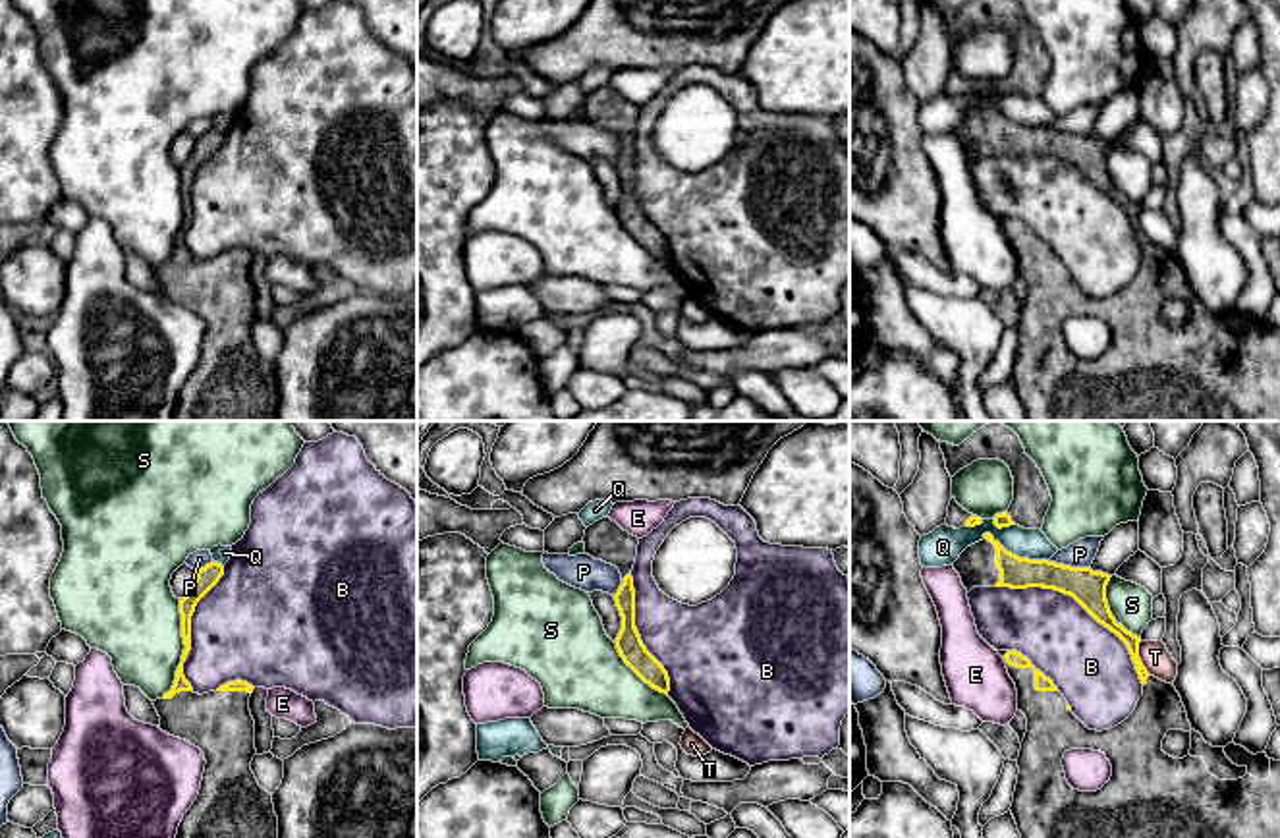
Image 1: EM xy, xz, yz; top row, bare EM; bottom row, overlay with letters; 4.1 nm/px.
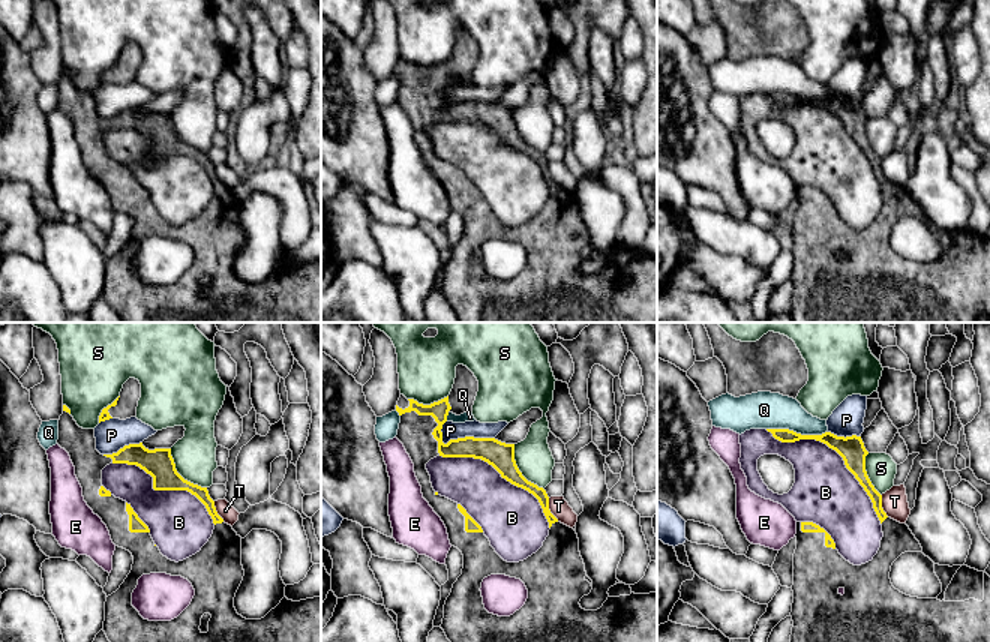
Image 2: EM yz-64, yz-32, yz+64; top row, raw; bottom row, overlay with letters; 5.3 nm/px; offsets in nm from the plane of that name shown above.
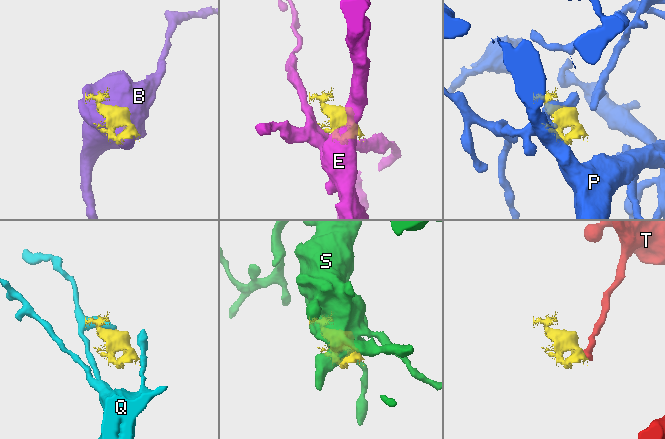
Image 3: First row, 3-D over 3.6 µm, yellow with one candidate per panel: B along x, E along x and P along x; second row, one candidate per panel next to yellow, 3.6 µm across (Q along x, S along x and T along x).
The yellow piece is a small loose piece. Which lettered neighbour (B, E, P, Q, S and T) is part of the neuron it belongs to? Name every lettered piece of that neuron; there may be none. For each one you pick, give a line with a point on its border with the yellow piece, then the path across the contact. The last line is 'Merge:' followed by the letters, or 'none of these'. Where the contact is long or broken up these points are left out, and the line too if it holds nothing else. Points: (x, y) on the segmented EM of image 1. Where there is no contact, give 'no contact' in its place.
Merge: none of these

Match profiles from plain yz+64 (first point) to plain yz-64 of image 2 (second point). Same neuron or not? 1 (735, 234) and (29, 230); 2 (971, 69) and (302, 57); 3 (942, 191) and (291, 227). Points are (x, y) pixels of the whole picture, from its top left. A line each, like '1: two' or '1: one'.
1: two
2: two
3: two

